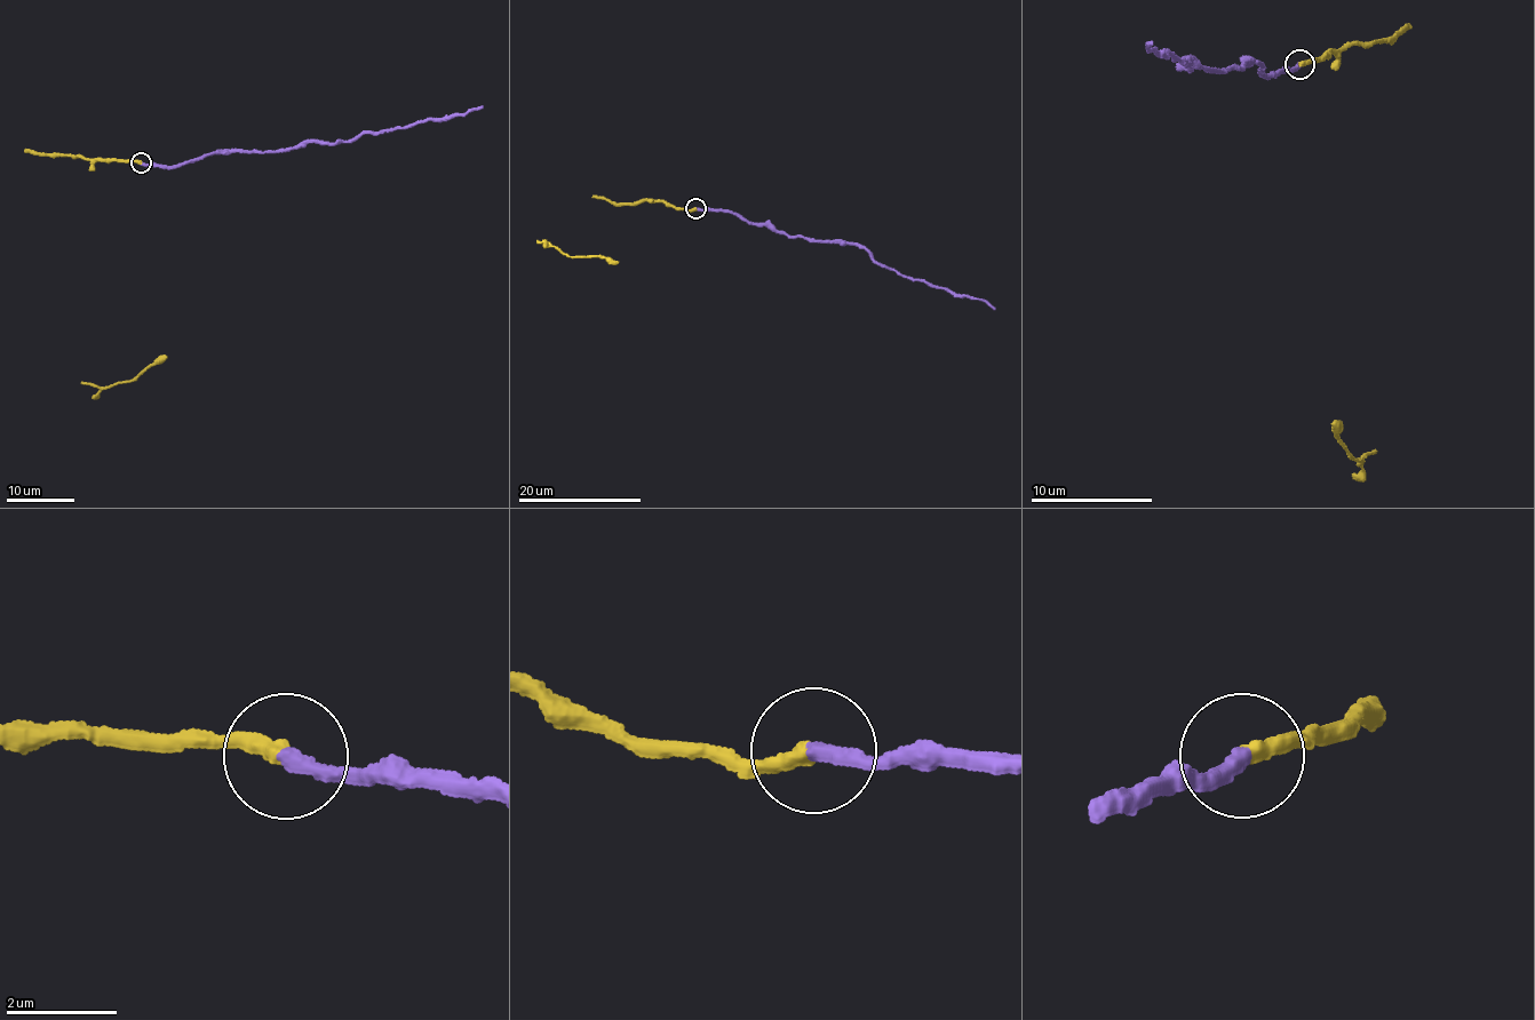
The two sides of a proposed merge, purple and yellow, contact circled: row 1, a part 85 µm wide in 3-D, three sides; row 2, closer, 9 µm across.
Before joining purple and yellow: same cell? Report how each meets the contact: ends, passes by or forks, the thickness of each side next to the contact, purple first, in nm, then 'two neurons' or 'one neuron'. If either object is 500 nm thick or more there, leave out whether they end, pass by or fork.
purple ends there; yellow ends there; 280 nm thick on the purple side, 300 nm on the other; two neurons

